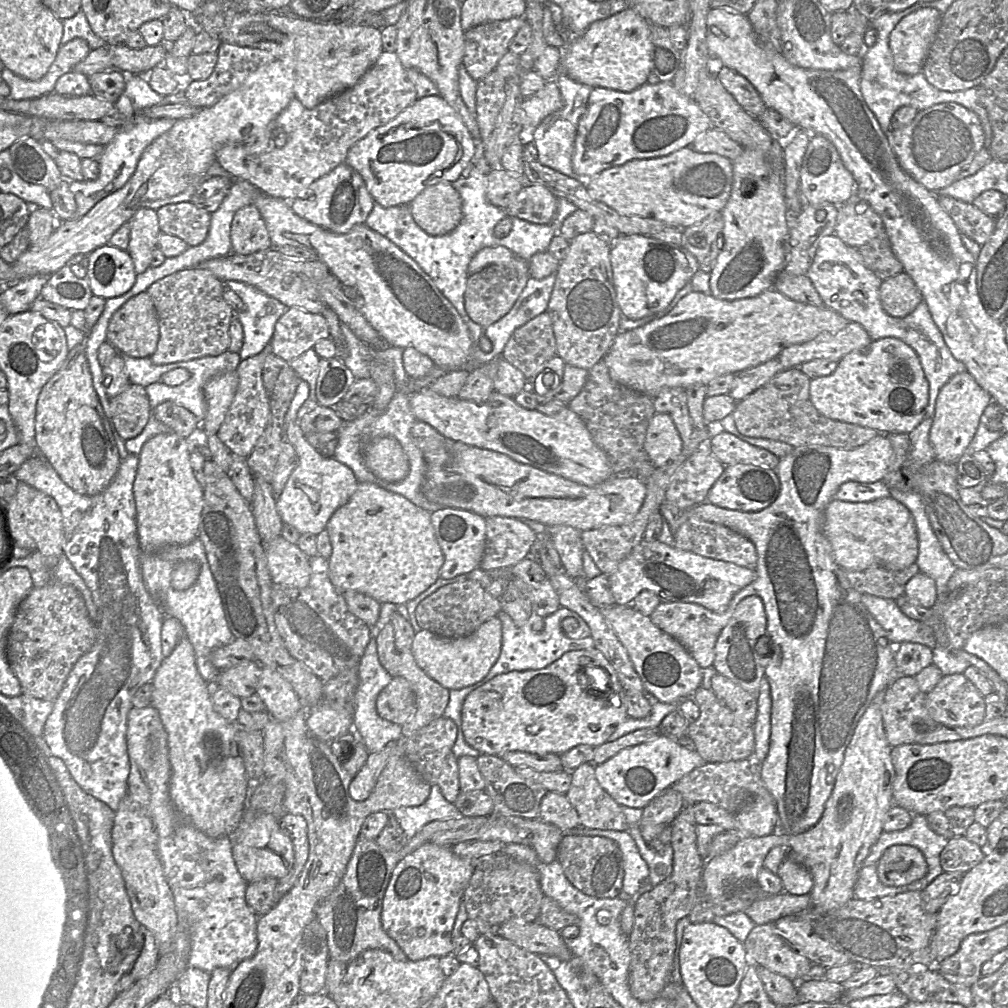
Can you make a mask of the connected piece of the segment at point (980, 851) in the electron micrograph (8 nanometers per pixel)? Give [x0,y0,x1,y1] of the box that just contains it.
[940,835,985,873]

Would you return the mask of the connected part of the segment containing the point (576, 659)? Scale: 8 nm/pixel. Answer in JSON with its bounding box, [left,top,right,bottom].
[461,647,627,757]

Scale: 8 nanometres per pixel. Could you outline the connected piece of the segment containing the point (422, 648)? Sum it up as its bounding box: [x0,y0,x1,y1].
[412,617,502,690]

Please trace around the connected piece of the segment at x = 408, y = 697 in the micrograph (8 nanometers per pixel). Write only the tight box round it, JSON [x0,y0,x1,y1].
[376,677,416,726]

